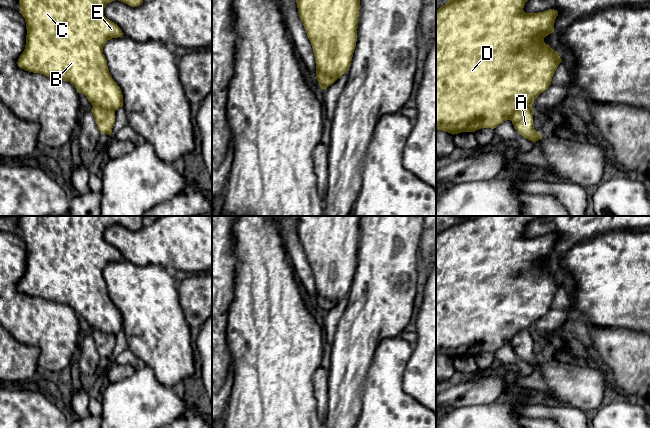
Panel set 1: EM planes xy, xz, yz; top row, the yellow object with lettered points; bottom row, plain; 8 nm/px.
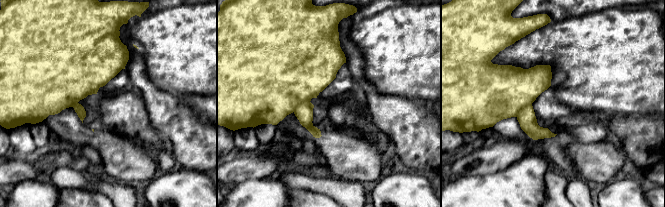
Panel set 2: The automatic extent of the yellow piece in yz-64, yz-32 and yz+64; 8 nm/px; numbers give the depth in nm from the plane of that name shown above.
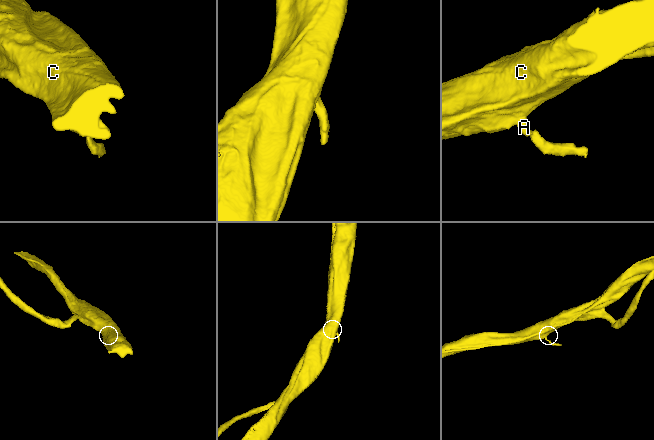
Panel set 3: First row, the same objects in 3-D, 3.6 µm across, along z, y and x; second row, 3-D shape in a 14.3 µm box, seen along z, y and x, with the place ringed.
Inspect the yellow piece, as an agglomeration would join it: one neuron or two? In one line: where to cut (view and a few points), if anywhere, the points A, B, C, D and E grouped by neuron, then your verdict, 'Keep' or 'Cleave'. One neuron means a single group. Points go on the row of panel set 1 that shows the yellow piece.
Split along yz (531, 105), (521, 105), (510, 119). Groups: A / B C D E. Cleave

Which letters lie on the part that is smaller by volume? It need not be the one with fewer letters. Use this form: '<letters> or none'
A

